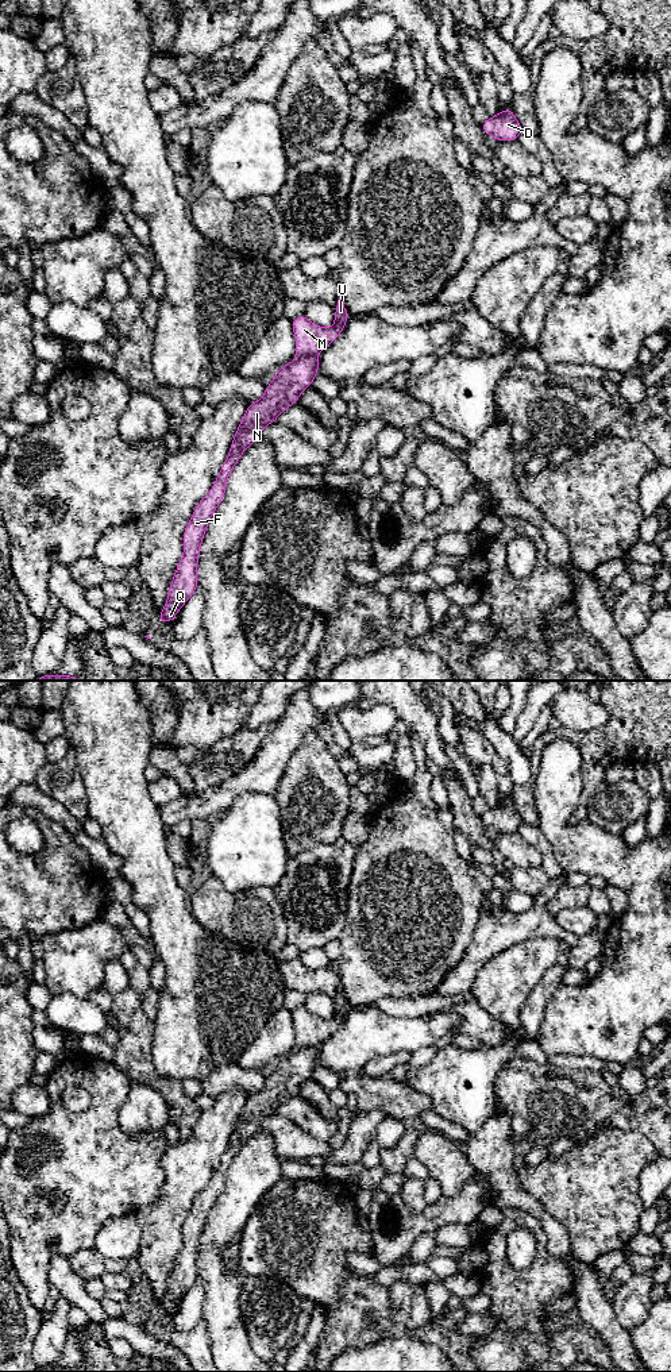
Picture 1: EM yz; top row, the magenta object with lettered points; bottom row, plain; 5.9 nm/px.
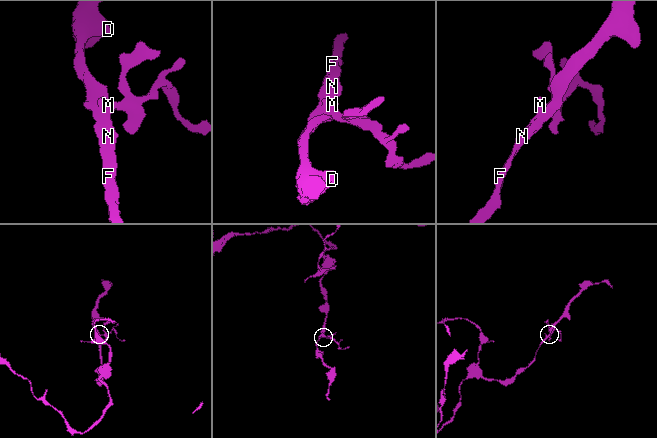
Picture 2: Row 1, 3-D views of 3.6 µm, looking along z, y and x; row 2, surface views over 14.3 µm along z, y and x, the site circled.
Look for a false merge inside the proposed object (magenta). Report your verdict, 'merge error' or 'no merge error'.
merge error

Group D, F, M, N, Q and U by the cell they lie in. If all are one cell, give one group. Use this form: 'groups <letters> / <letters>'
groups D F N Q U / M

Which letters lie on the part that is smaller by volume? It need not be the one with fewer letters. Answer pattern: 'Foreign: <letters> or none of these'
Foreign: M

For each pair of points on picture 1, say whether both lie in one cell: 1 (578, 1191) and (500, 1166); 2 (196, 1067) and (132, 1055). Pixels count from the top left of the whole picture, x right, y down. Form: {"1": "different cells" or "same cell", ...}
{"1": "different cells", "2": "different cells"}

